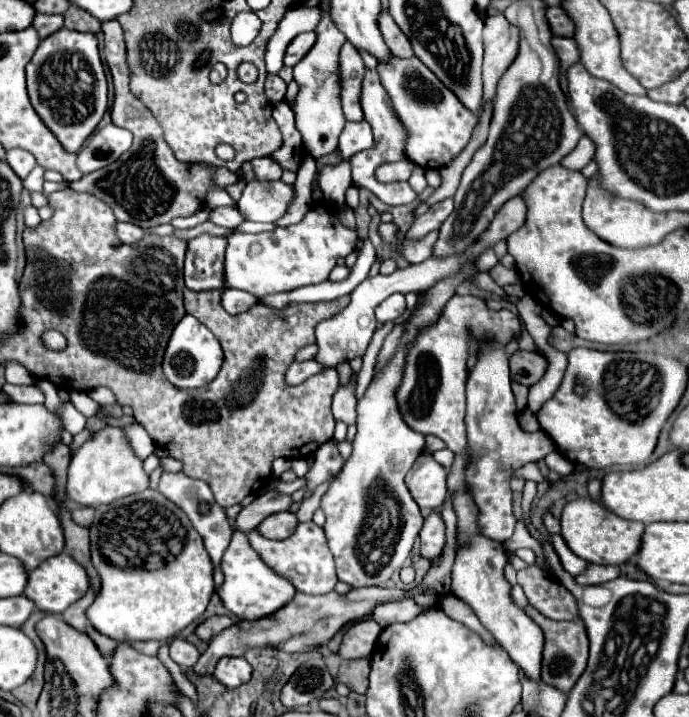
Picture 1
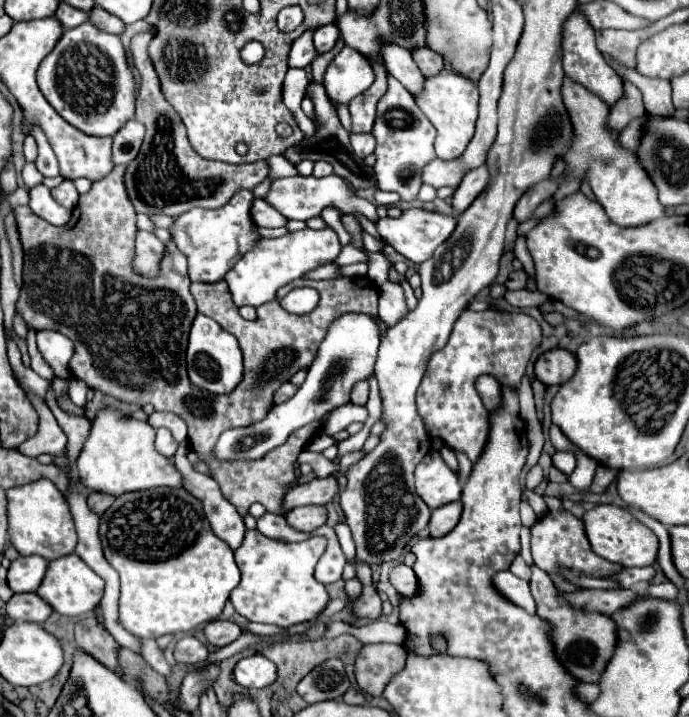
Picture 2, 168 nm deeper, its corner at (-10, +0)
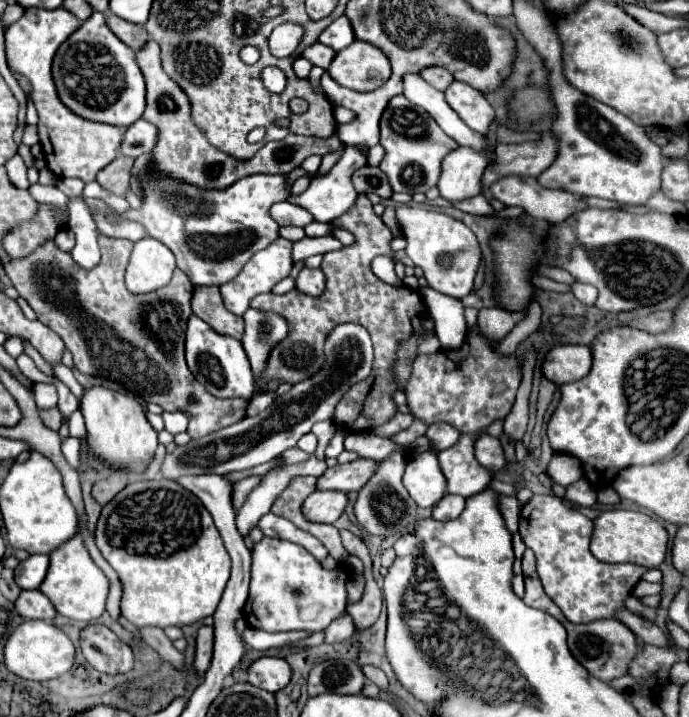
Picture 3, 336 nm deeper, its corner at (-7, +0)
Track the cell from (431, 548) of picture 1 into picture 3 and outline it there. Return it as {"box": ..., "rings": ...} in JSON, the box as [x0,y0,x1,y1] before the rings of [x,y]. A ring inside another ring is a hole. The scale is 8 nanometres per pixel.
{"box":[432,494,466,522],"rings":[[[444,494],[444,498],[434,506],[432,518],[444,522],[444,520],[452,520],[458,518],[458,514],[464,510],[466,500],[460,498],[458,494]]]}

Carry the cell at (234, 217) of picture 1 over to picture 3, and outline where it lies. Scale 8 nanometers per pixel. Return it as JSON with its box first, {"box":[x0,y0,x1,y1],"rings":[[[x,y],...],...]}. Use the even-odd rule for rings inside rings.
{"box":[272,202,314,226],"rings":[[[278,202],[276,206],[272,206],[272,218],[276,218],[276,222],[280,226],[306,226],[308,222],[314,222],[312,214],[296,204],[290,202]]]}

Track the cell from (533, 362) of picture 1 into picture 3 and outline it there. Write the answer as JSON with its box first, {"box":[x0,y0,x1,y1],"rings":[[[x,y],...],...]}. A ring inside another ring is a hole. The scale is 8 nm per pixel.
{"box":[542,344,592,384],"rings":[[[560,344],[554,346],[542,362],[544,378],[554,384],[576,382],[584,378],[592,368],[592,350],[584,344]]]}

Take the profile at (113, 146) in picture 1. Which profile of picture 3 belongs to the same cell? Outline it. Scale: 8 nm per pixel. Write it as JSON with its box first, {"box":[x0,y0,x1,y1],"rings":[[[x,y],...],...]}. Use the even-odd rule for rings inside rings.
{"box":[120,120,158,156],"rings":[[[138,120],[134,122],[126,134],[124,134],[124,142],[120,146],[120,152],[122,154],[128,154],[128,156],[142,156],[144,152],[150,152],[158,142],[158,130],[154,124],[146,122],[146,120]]]}

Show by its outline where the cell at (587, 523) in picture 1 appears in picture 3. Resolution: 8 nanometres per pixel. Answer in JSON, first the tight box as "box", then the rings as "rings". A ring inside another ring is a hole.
{"box":[590,510,668,568],"rings":[[[606,510],[594,520],[594,536],[590,550],[600,562],[636,562],[640,566],[658,568],[666,556],[668,532],[666,528],[642,512]]]}

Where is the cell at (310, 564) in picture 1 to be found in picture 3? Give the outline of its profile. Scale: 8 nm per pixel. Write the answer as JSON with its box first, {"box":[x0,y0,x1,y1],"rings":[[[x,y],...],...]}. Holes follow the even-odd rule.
{"box":[258,512,328,560],"rings":[[[272,512],[264,514],[264,516],[260,518],[260,524],[258,524],[258,526],[260,526],[260,530],[264,532],[264,536],[284,538],[284,540],[288,540],[288,542],[294,542],[294,544],[306,548],[308,552],[312,552],[312,554],[314,554],[316,558],[320,558],[320,560],[324,560],[326,554],[328,554],[328,550],[318,542],[318,538],[314,538],[312,534],[300,530],[300,528],[298,528],[296,524],[292,524],[290,520],[284,520],[284,518],[280,518],[280,516],[272,514]]]}

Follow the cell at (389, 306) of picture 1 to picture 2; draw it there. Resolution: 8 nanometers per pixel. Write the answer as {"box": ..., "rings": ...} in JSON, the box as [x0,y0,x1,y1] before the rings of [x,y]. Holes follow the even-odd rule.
{"box":[379,282,409,326],"rings":[[[385,282],[379,286],[379,318],[387,326],[395,326],[409,312],[405,302],[405,292],[395,282]]]}

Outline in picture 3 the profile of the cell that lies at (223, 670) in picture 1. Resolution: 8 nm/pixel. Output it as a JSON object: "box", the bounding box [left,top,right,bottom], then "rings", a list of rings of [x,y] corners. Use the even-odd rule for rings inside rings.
{"box":[248,656,292,692],"rings":[[[262,656],[254,660],[248,668],[248,682],[268,692],[282,690],[284,686],[288,686],[290,680],[292,680],[292,668],[284,658]]]}

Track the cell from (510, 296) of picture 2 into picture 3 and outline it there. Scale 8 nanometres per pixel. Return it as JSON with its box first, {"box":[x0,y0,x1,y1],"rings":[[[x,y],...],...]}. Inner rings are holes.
{"box":[572,282,598,306],"rings":[[[576,282],[576,284],[572,286],[572,292],[574,292],[574,296],[576,296],[580,302],[584,302],[584,304],[588,304],[588,306],[592,306],[592,304],[596,302],[596,298],[598,298],[598,290],[596,290],[594,286],[590,286],[590,284],[580,284],[580,282]]]}

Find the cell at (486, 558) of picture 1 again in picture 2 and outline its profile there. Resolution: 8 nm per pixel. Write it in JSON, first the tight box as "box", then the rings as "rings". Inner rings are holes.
{"box":[493,572,535,616],"rings":[[[497,572],[493,576],[493,586],[511,604],[523,608],[531,616],[535,614],[535,600],[533,600],[533,596],[529,592],[529,582],[513,576],[511,572]]]}

